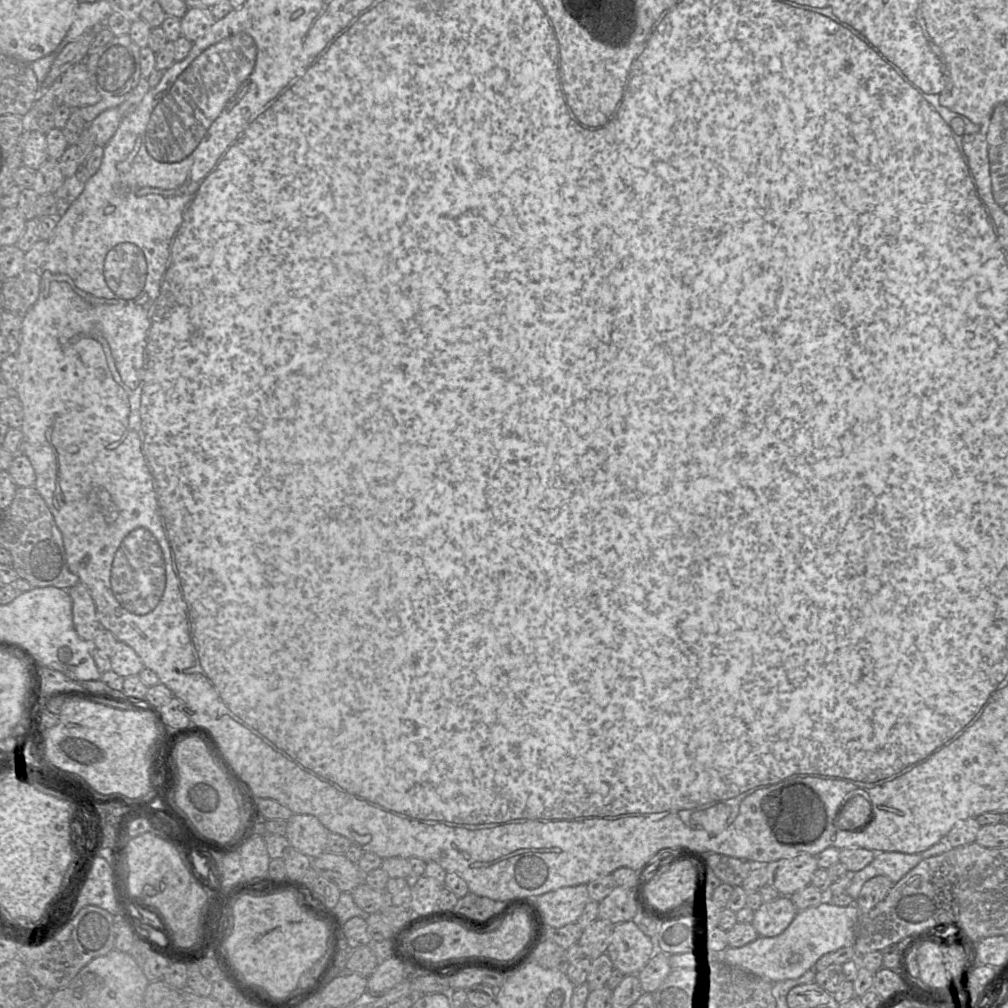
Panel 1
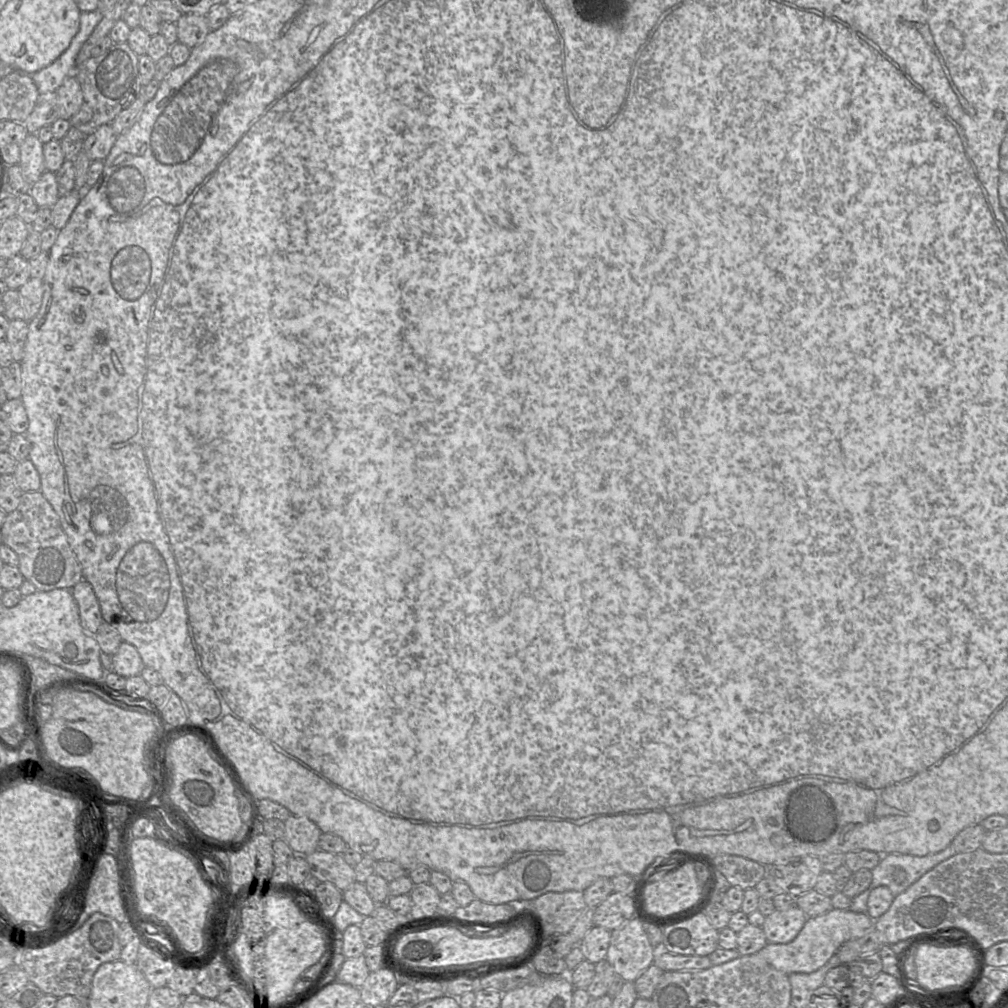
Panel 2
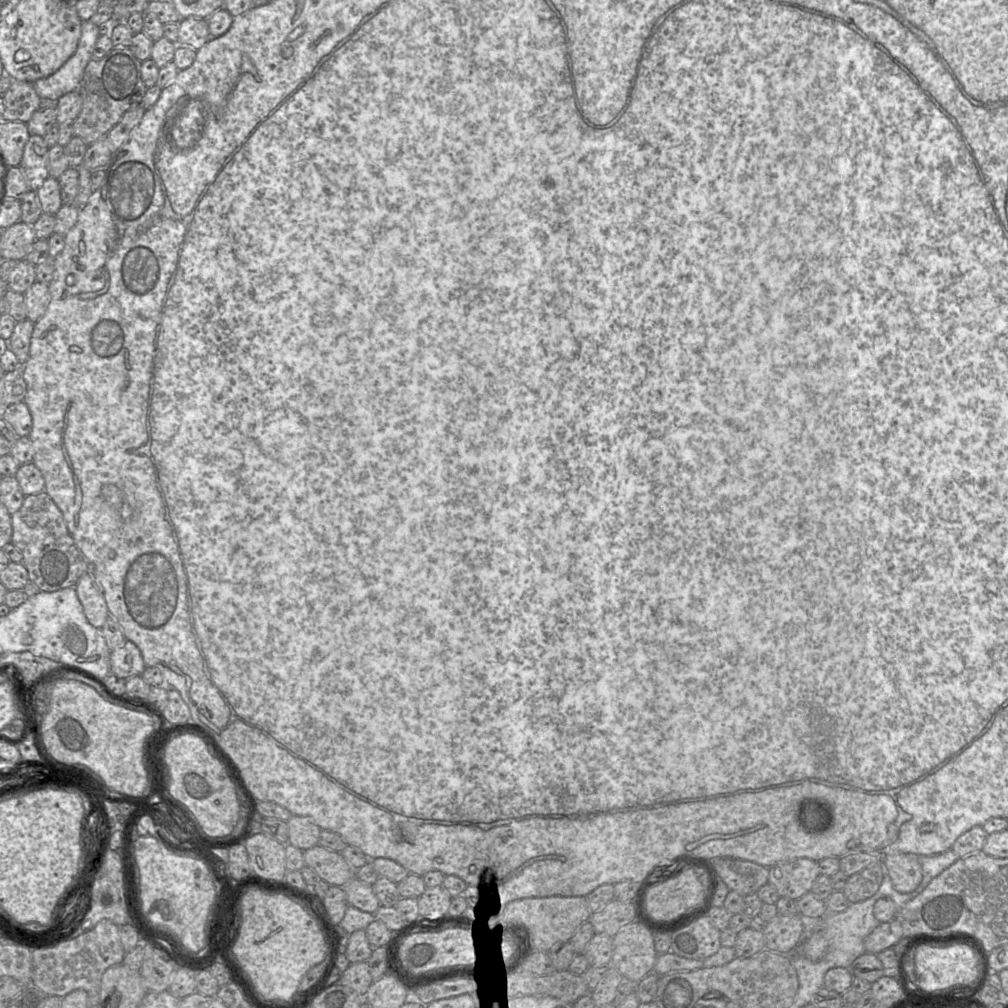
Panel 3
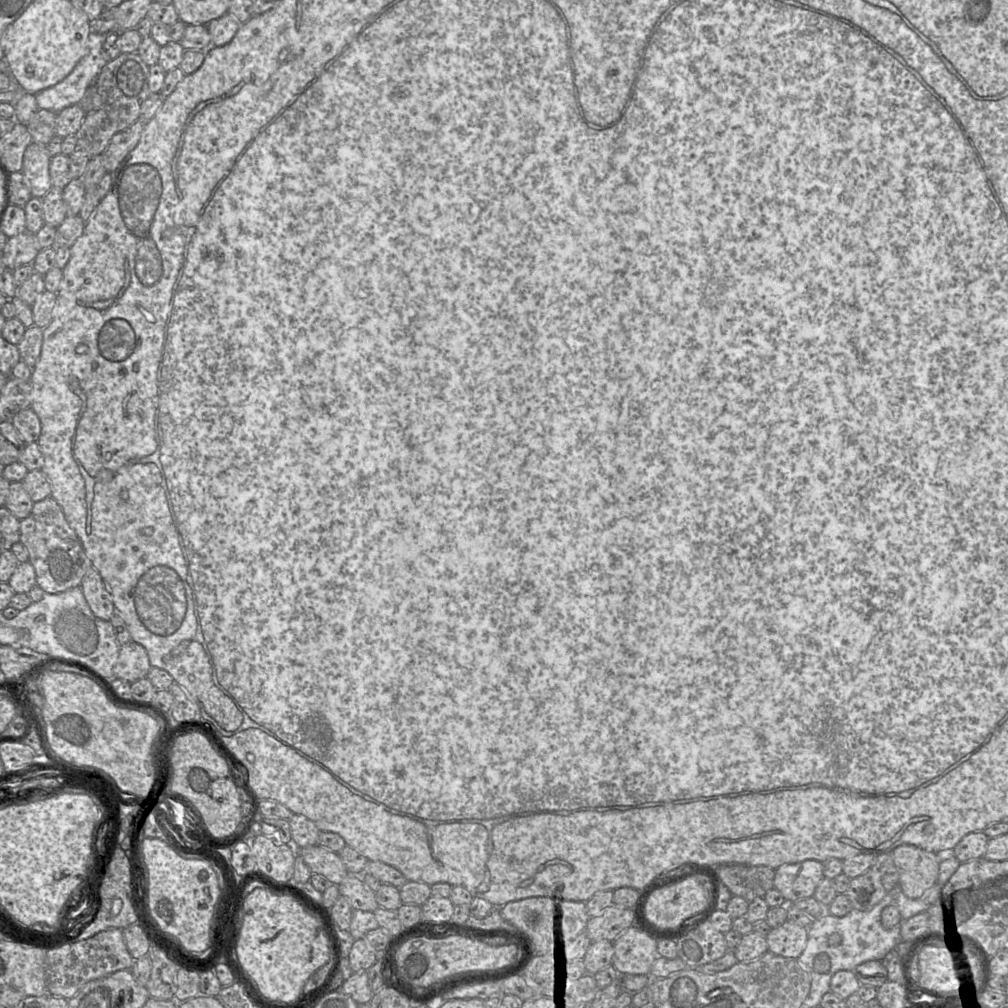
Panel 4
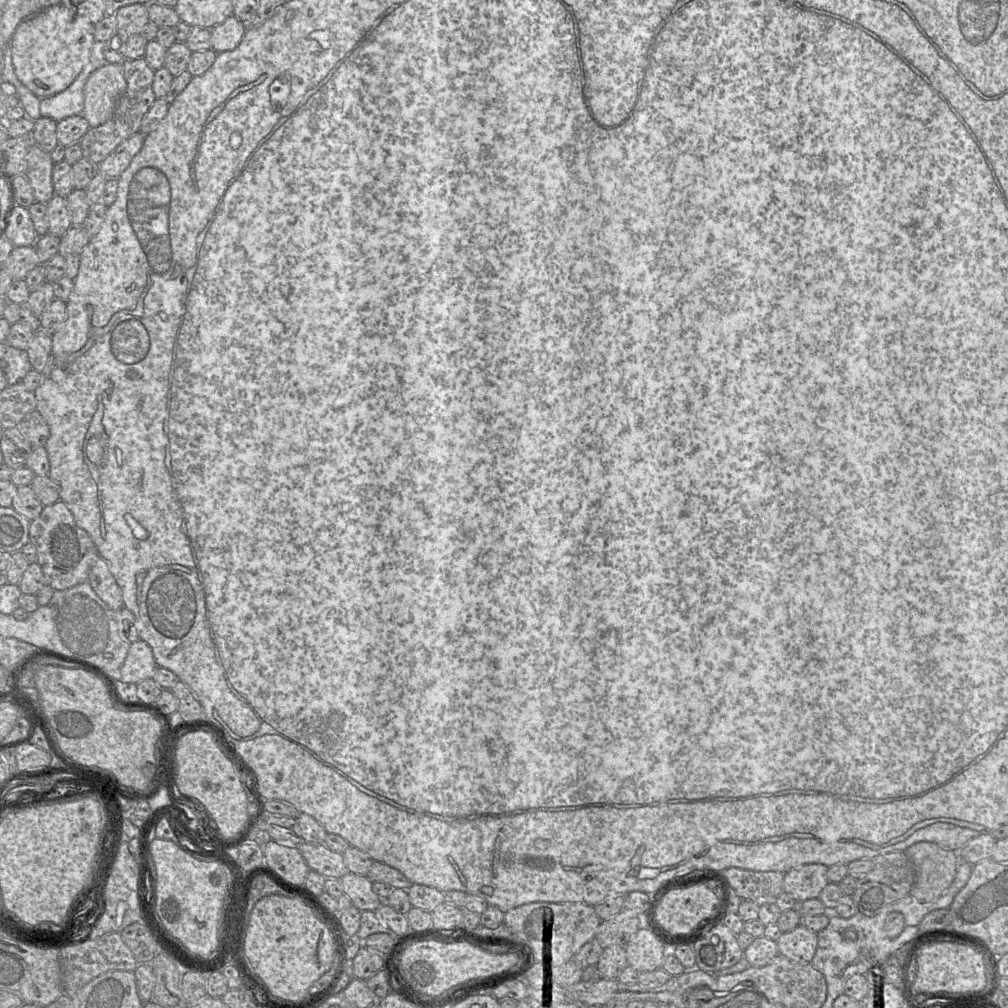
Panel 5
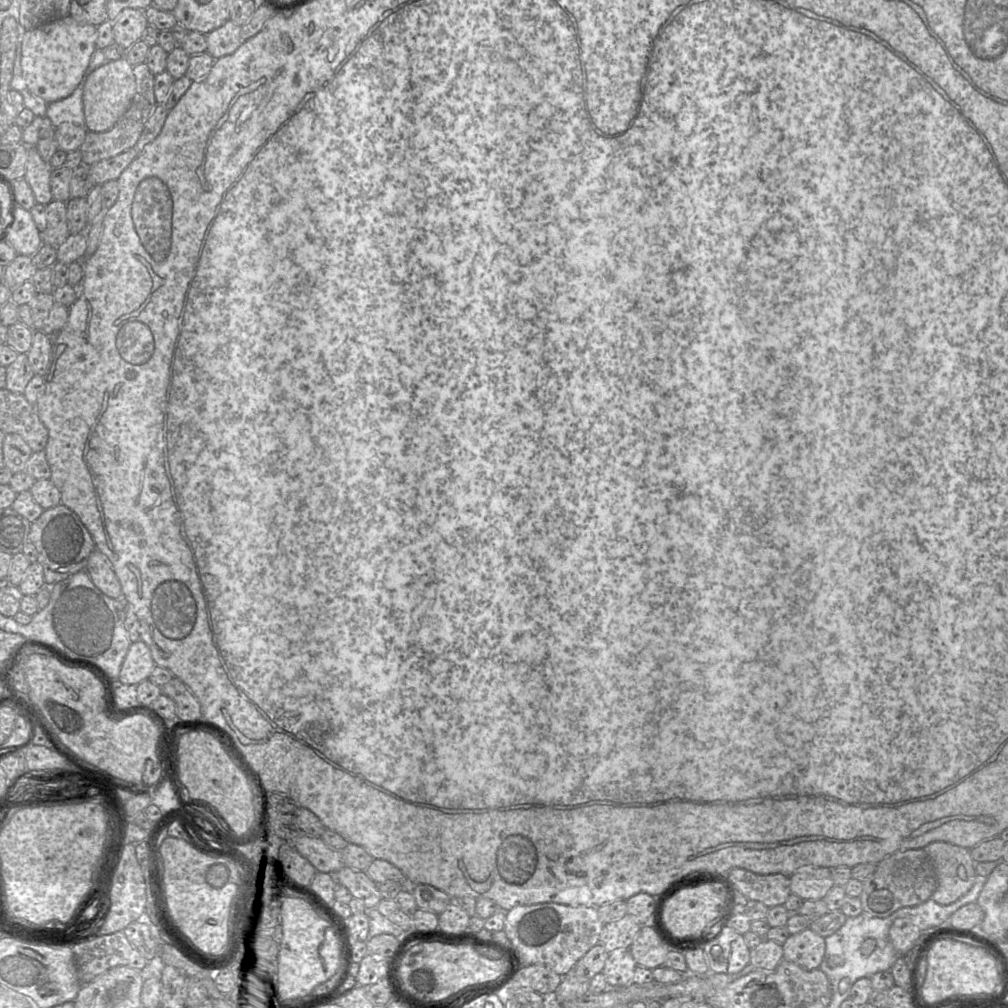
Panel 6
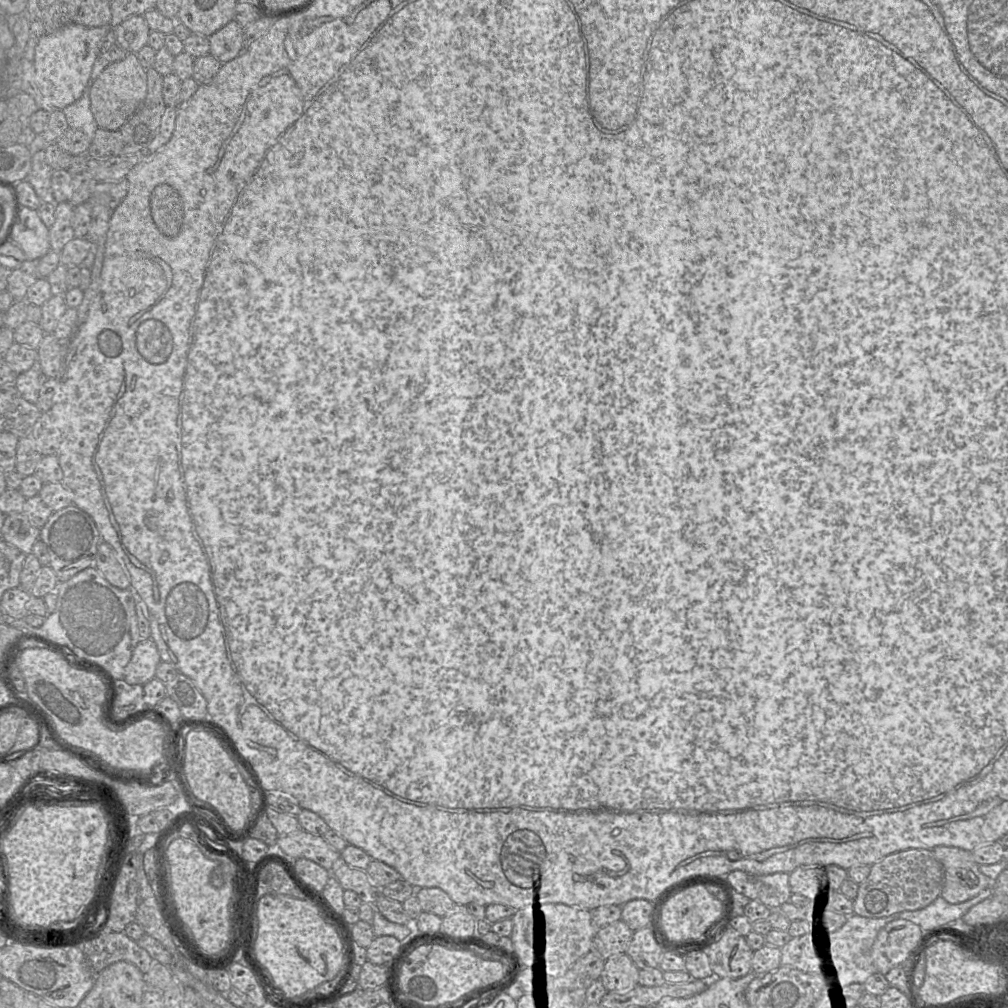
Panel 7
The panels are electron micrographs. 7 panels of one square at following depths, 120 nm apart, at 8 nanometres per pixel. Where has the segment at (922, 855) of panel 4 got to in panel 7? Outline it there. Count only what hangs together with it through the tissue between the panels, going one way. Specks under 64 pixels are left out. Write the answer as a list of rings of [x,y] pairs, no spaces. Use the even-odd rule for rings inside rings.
[[[951,846],[932,849],[944,871],[944,883],[940,896],[951,904],[958,904],[989,888],[993,880],[980,871],[971,852]]]

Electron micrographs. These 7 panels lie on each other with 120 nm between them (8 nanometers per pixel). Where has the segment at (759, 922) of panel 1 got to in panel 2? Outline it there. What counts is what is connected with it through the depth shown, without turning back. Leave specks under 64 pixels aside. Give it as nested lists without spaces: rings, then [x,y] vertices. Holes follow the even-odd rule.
[[[797,905],[785,910],[775,908],[765,917],[761,928],[767,943],[785,944],[795,938],[806,919],[807,916]]]

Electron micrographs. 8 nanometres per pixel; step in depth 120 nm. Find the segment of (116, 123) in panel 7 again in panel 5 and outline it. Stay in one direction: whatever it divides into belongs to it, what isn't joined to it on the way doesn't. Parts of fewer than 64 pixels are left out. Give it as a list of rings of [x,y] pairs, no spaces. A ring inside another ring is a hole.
[[[105,63],[92,72],[84,87],[82,113],[90,127],[99,126],[113,116],[126,87],[122,63]]]

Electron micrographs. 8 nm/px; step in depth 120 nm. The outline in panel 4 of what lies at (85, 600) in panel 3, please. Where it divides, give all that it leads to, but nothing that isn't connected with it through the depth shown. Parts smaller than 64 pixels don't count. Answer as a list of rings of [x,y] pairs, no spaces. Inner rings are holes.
[[[91,567],[88,570],[80,587],[94,615],[110,621],[115,614],[115,607],[107,585],[95,568]]]

